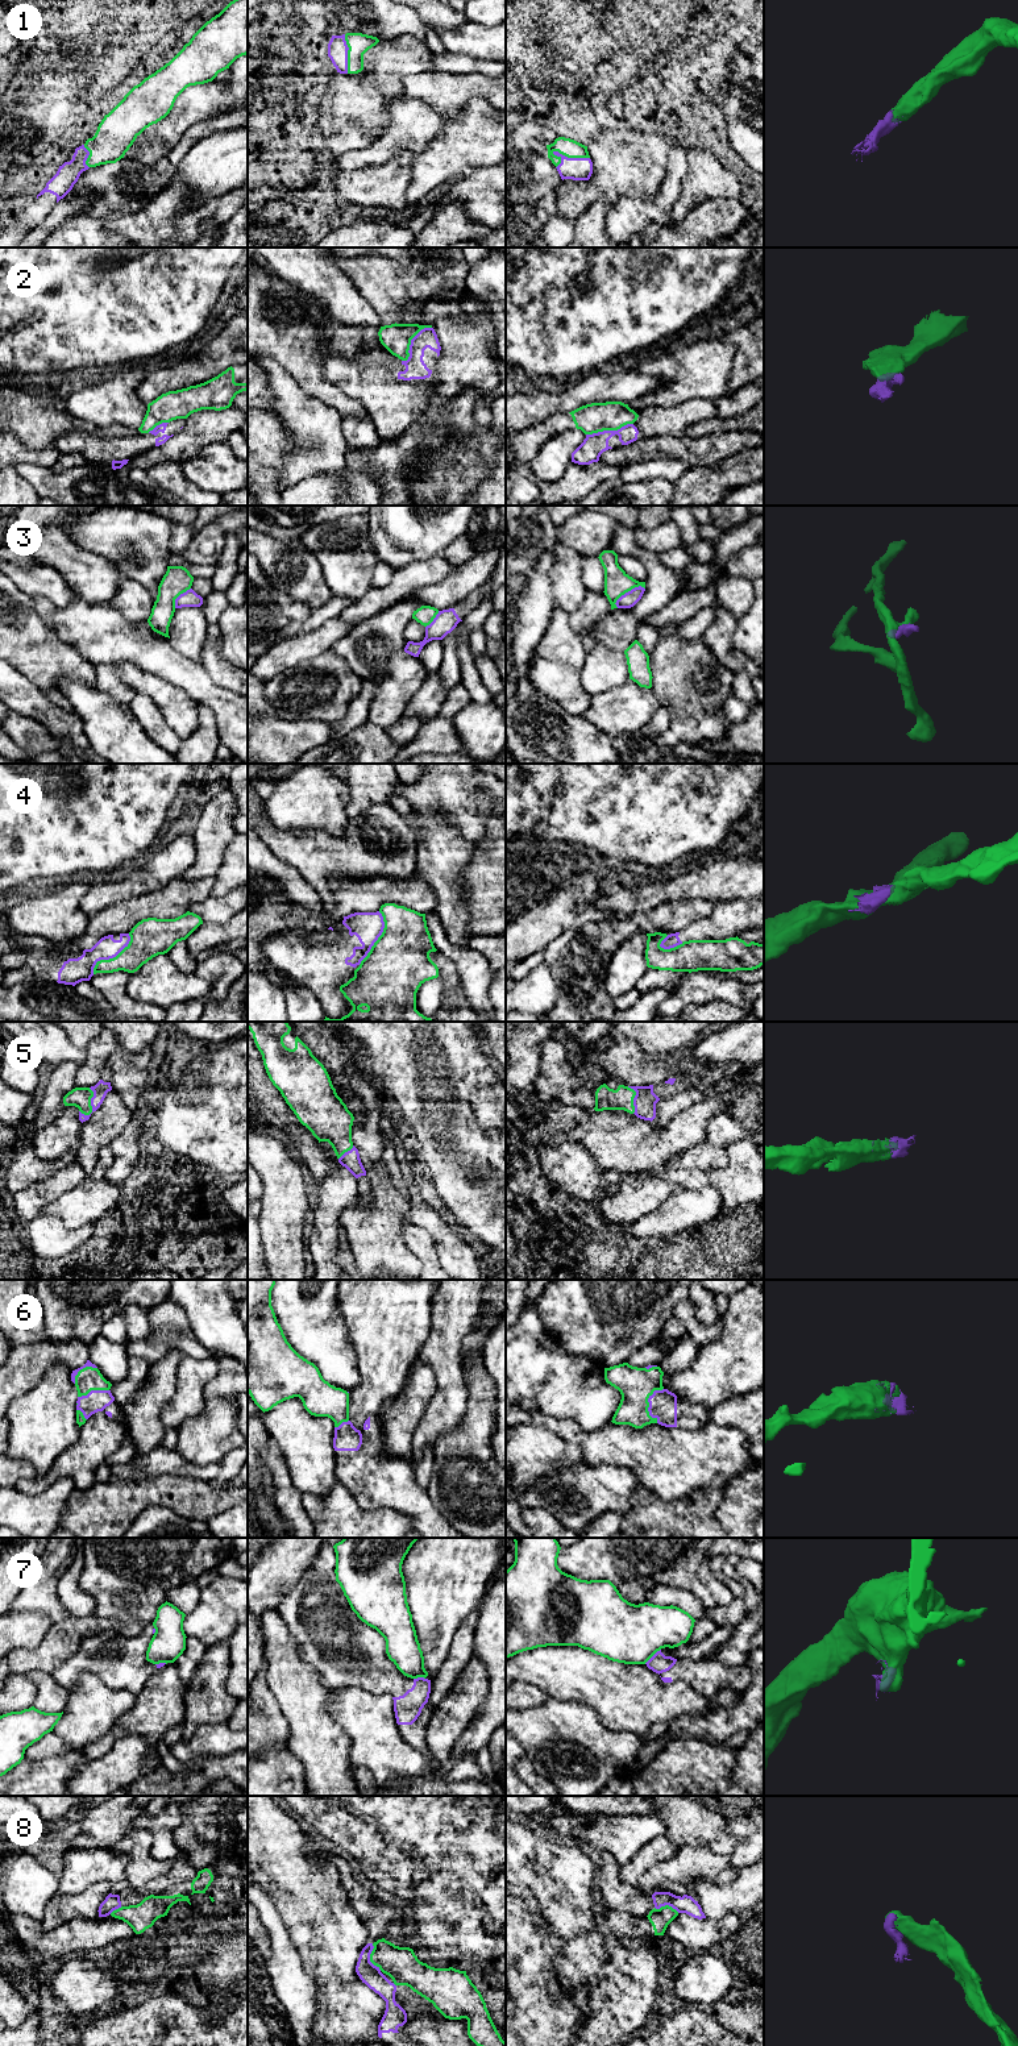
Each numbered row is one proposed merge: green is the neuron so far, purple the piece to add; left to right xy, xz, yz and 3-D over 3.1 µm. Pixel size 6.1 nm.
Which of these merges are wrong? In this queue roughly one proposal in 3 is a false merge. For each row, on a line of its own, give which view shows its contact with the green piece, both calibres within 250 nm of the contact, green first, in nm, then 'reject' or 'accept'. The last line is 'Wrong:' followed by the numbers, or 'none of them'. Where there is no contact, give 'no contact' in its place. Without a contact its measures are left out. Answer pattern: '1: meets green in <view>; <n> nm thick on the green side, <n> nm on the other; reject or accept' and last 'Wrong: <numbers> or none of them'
1: meets green in yz; 110 nm thick on the green side, 140 nm on the other; accept
2: meets green in yz; 180 nm thick on the green side, 140 nm on the other; reject
3: meets green in yz; 160 nm thick on the green side, 90 nm on the other; reject
4: meets green in xy; 200 nm thick on the green side, 160 nm on the other; reject
5: meets green in xy; 130 nm thick on the green side, 90 nm on the other; accept
6: meets green in yz; 220 nm thick on the green side, 180 nm on the other; accept
7: meets green in yz; 360 nm thick on the green side, 120 nm on the other; reject
8: meets green in xz; 200 nm thick on the green side, 120 nm on the other; reject
Wrong: 2, 3, 4, 7, 8

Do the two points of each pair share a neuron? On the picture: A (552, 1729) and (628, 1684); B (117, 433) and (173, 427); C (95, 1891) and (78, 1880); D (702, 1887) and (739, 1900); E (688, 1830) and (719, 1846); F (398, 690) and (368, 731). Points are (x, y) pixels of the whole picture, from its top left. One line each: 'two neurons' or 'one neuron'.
A: two neurons
B: one neuron
C: two neurons
D: one neuron
E: one neuron
F: two neurons

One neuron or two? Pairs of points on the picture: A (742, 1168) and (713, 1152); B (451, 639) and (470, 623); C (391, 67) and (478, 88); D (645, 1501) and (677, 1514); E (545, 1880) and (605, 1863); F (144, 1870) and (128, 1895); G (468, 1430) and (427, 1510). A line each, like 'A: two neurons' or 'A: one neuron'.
A: two neurons
B: one neuron
C: two neurons
D: one neuron
E: two neurons
F: two neurons
G: two neurons

